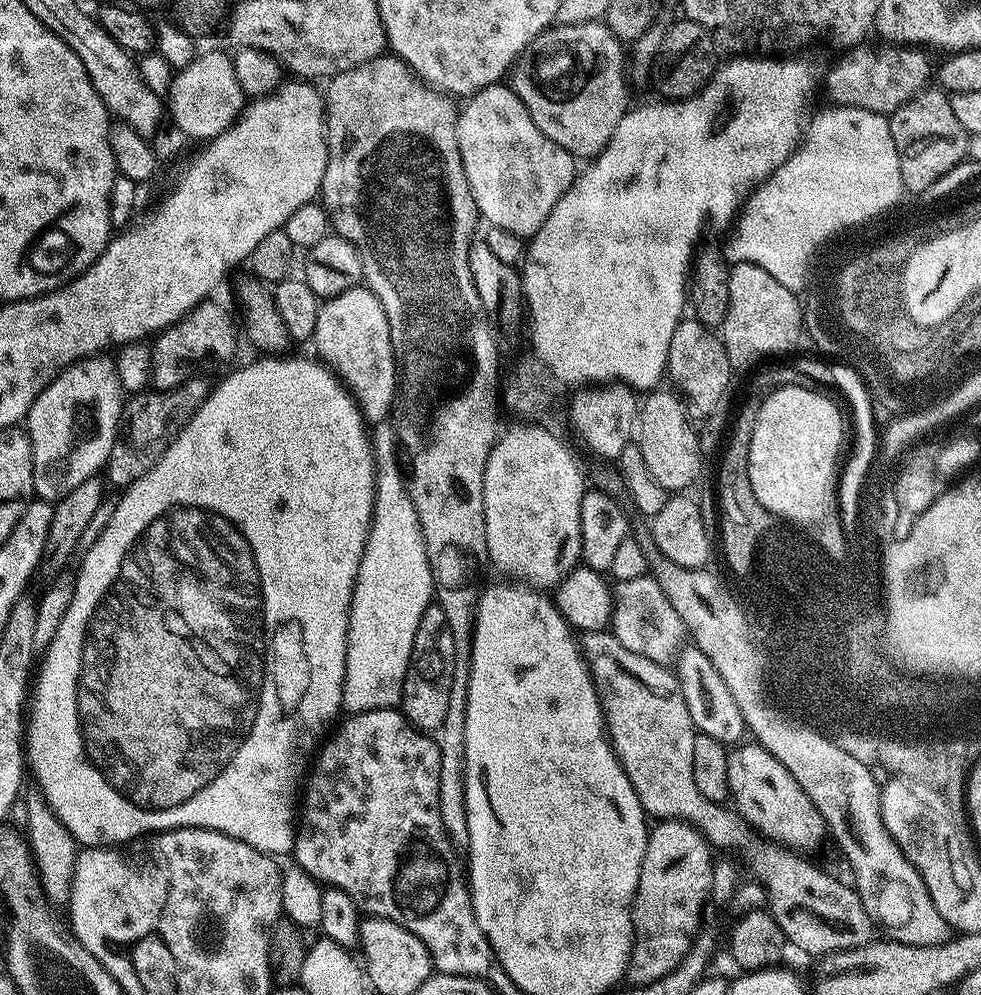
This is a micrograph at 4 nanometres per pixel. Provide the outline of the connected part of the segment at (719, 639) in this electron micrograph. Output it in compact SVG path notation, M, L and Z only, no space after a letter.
M663 558L653 559L650 564L651 575L658 582L658 586L662 586L662 590L684 619L684 627L692 624L692 628L696 628L696 634L692 637L695 647L699 648L702 654L706 654L710 662L714 662L714 670L722 674L722 682L728 680L726 686L730 694L734 694L734 702L738 702L738 710L742 710L745 729L751 735L753 732L756 735L753 736L755 743L764 747L793 775L798 786L809 796L810 802L821 813L825 829L836 839L841 854L848 859L848 864L852 867L853 878L851 879L854 881L856 893L860 896L862 906L866 908L875 927L887 939L896 940L899 944L910 946L943 944L950 936L948 923L946 918L942 918L942 914L938 914L938 908L934 906L918 870L914 870L912 864L905 858L884 828L879 814L881 785L876 784L877 777L870 770L864 769L862 763L858 762L853 755L846 754L846 751L840 749L835 739L829 739L824 732L804 724L803 721L785 711L783 707L779 706L775 712L772 712L772 708L764 704L764 696L760 696L760 692L764 692L764 684L760 684L760 660L756 660L756 652L752 652L752 644L748 644L748 636L744 636L744 620L740 620L740 612L732 608L733 597L724 600L724 594L729 589L720 583L714 573L708 571L685 570Z

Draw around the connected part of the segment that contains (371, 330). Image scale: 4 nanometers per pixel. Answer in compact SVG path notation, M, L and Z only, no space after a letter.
M366 286L351 288L337 296L329 296L318 310L318 326L312 335L314 345L320 353L319 359L327 364L356 398L360 411L369 425L380 423L393 415L398 395L398 365L396 351L390 338L390 322L386 318L386 310L382 310L382 302Z

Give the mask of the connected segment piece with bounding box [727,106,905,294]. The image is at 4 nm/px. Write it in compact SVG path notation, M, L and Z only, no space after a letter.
M831 107L817 116L815 113L800 147L748 198L736 237L728 246L729 261L758 266L766 270L770 278L778 278L786 290L797 294L804 290L805 257L812 252L812 244L816 244L820 236L828 236L836 224L848 224L848 220L878 214L882 208L895 209L905 191L888 116L865 108Z

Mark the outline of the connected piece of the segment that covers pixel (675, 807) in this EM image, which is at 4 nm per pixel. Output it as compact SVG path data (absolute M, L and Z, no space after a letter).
M611 631L603 632L586 632L579 637L578 643L584 653L584 661L588 663L588 669L592 675L592 681L596 687L596 693L600 699L600 705L604 711L604 724L608 727L608 739L612 742L612 749L616 752L616 757L620 760L622 770L626 770L626 778L630 778L630 786L634 786L634 794L638 794L638 802L642 802L645 813L649 817L661 820L683 820L684 823L697 828L704 839L708 841L713 849L732 848L744 840L744 830L746 823L739 813L731 807L725 806L723 803L706 798L702 794L702 790L698 790L698 786L694 786L694 766L692 759L694 758L694 738L698 734L694 722L690 718L690 710L686 710L686 698L682 698L682 690L680 683L677 682L675 675L665 665L658 662L650 662L650 658L642 658L642 654L634 654L634 650L626 650L626 646L622 646L622 642L618 642L618 638L612 635Z

